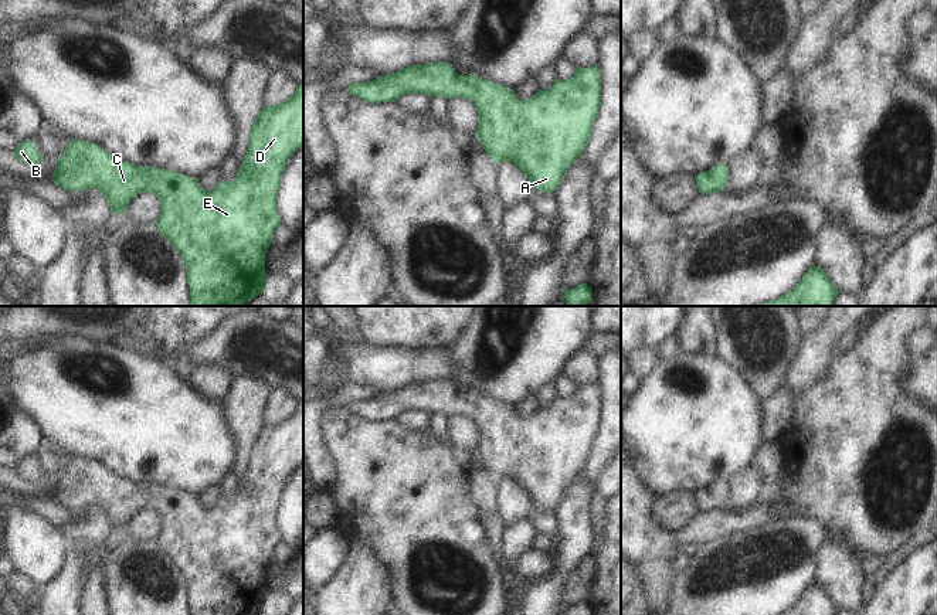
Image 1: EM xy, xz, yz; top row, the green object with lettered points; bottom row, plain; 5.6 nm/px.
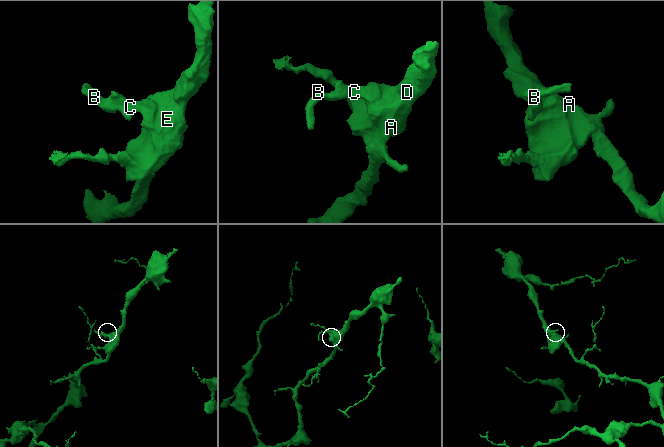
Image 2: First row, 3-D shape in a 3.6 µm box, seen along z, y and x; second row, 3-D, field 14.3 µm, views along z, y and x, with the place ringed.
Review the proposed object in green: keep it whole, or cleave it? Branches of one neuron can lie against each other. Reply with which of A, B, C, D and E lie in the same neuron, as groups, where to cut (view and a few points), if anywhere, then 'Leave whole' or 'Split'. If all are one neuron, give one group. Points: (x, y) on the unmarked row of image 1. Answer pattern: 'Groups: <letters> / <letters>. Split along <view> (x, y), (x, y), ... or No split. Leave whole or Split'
Groups: A B C D E. No split. Leave whole

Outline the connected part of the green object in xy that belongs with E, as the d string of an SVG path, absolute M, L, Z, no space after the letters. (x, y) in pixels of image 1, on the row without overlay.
M303 402L285 419L264 424L252 442L247 472L237 495L203 507L198 496L169 486L140 485L112 475L98 461L69 458L57 479L51 499L68 509L98 506L113 531L123 531L139 510L153 510L162 530L157 548L181 572L190 615L255 615L264 609L265 574L274 548L281 543L276 513L289 475L303 463Z

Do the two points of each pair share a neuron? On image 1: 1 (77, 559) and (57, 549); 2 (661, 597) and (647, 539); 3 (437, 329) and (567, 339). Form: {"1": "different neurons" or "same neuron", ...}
{"1": "different neurons", "2": "same neuron", "3": "different neurons"}

